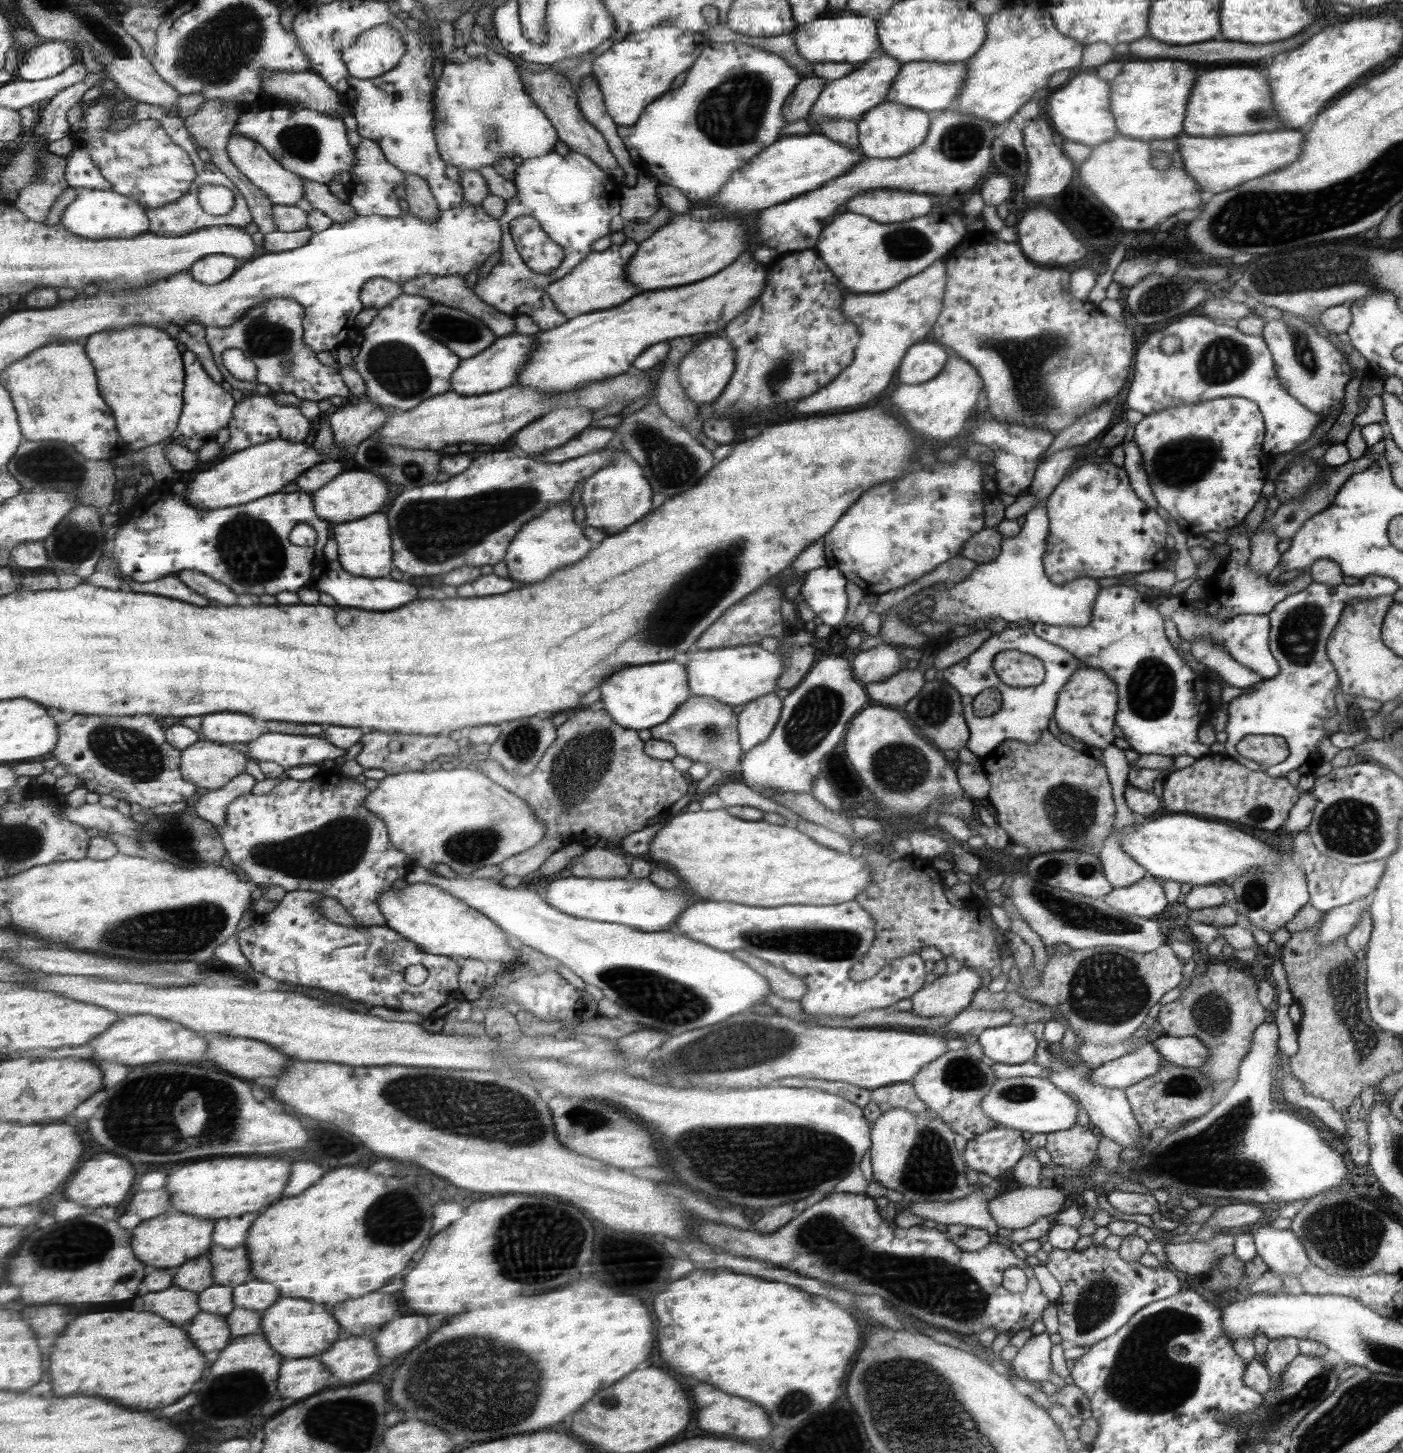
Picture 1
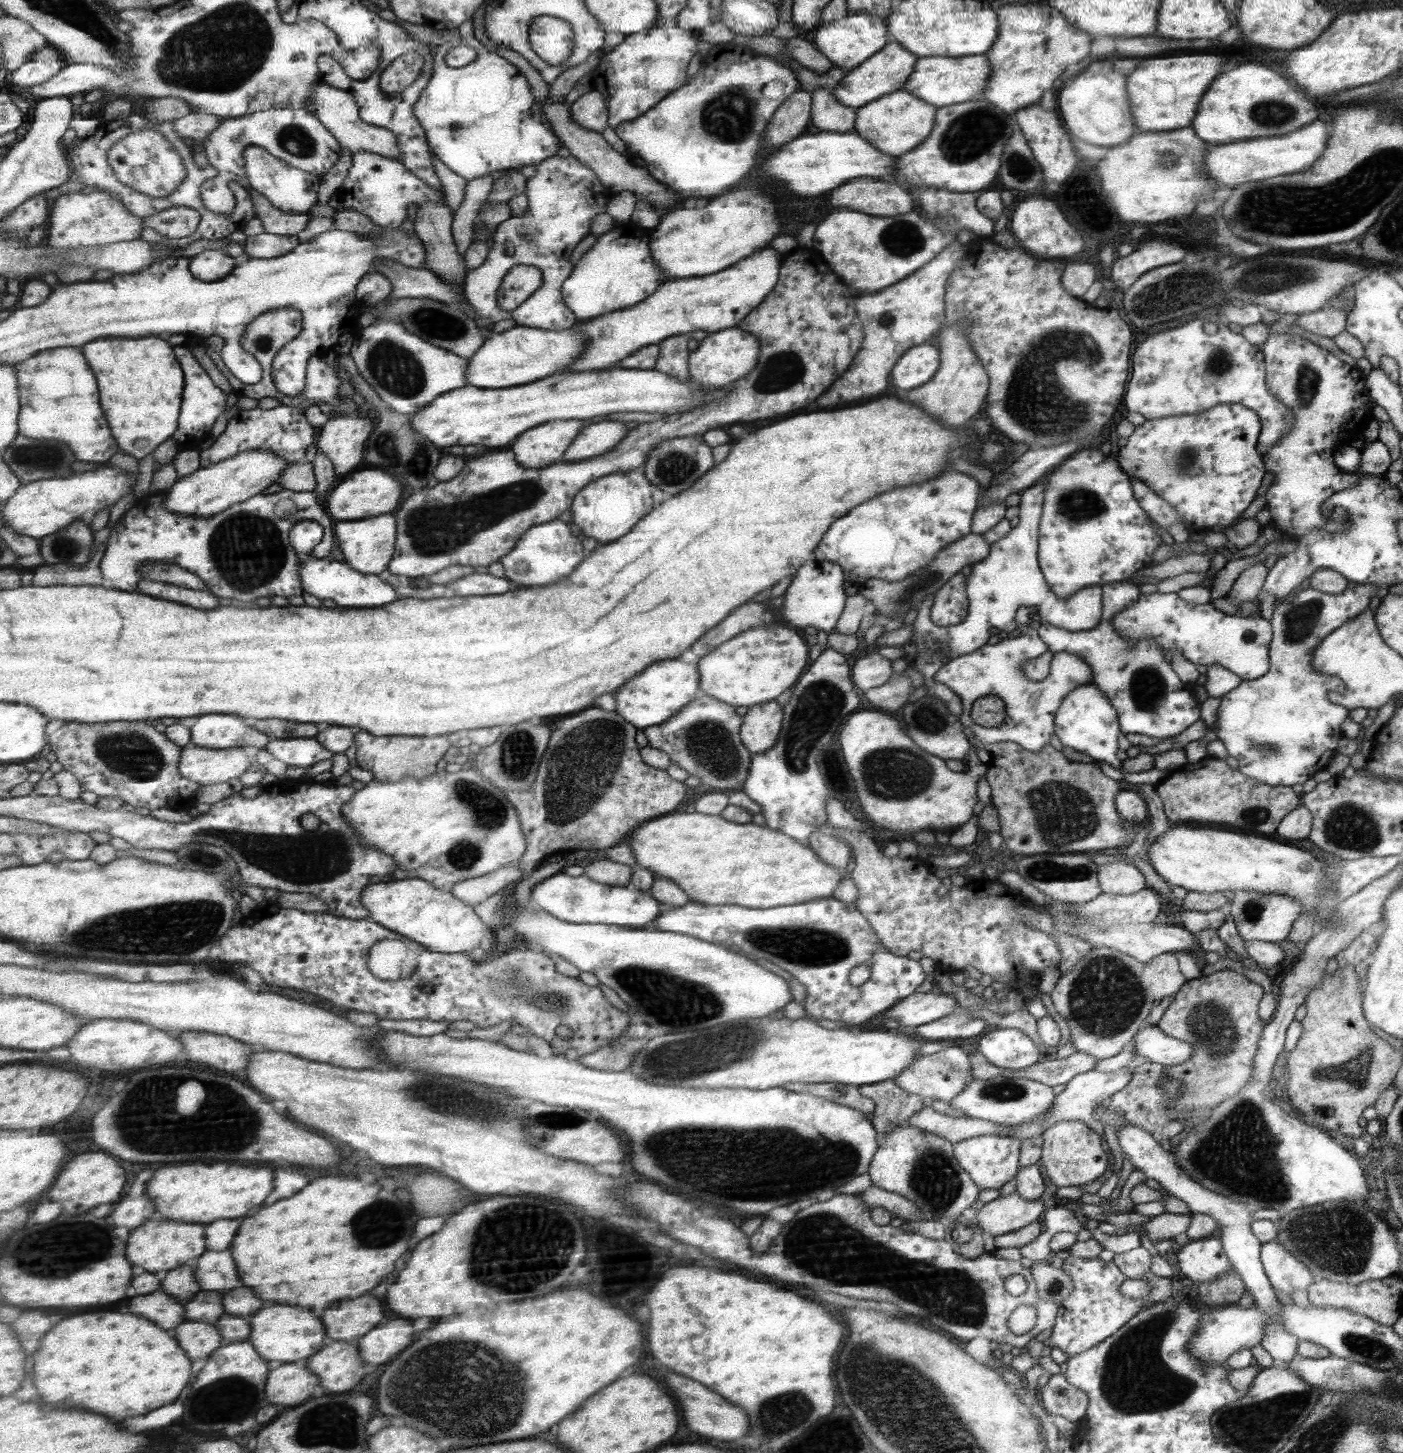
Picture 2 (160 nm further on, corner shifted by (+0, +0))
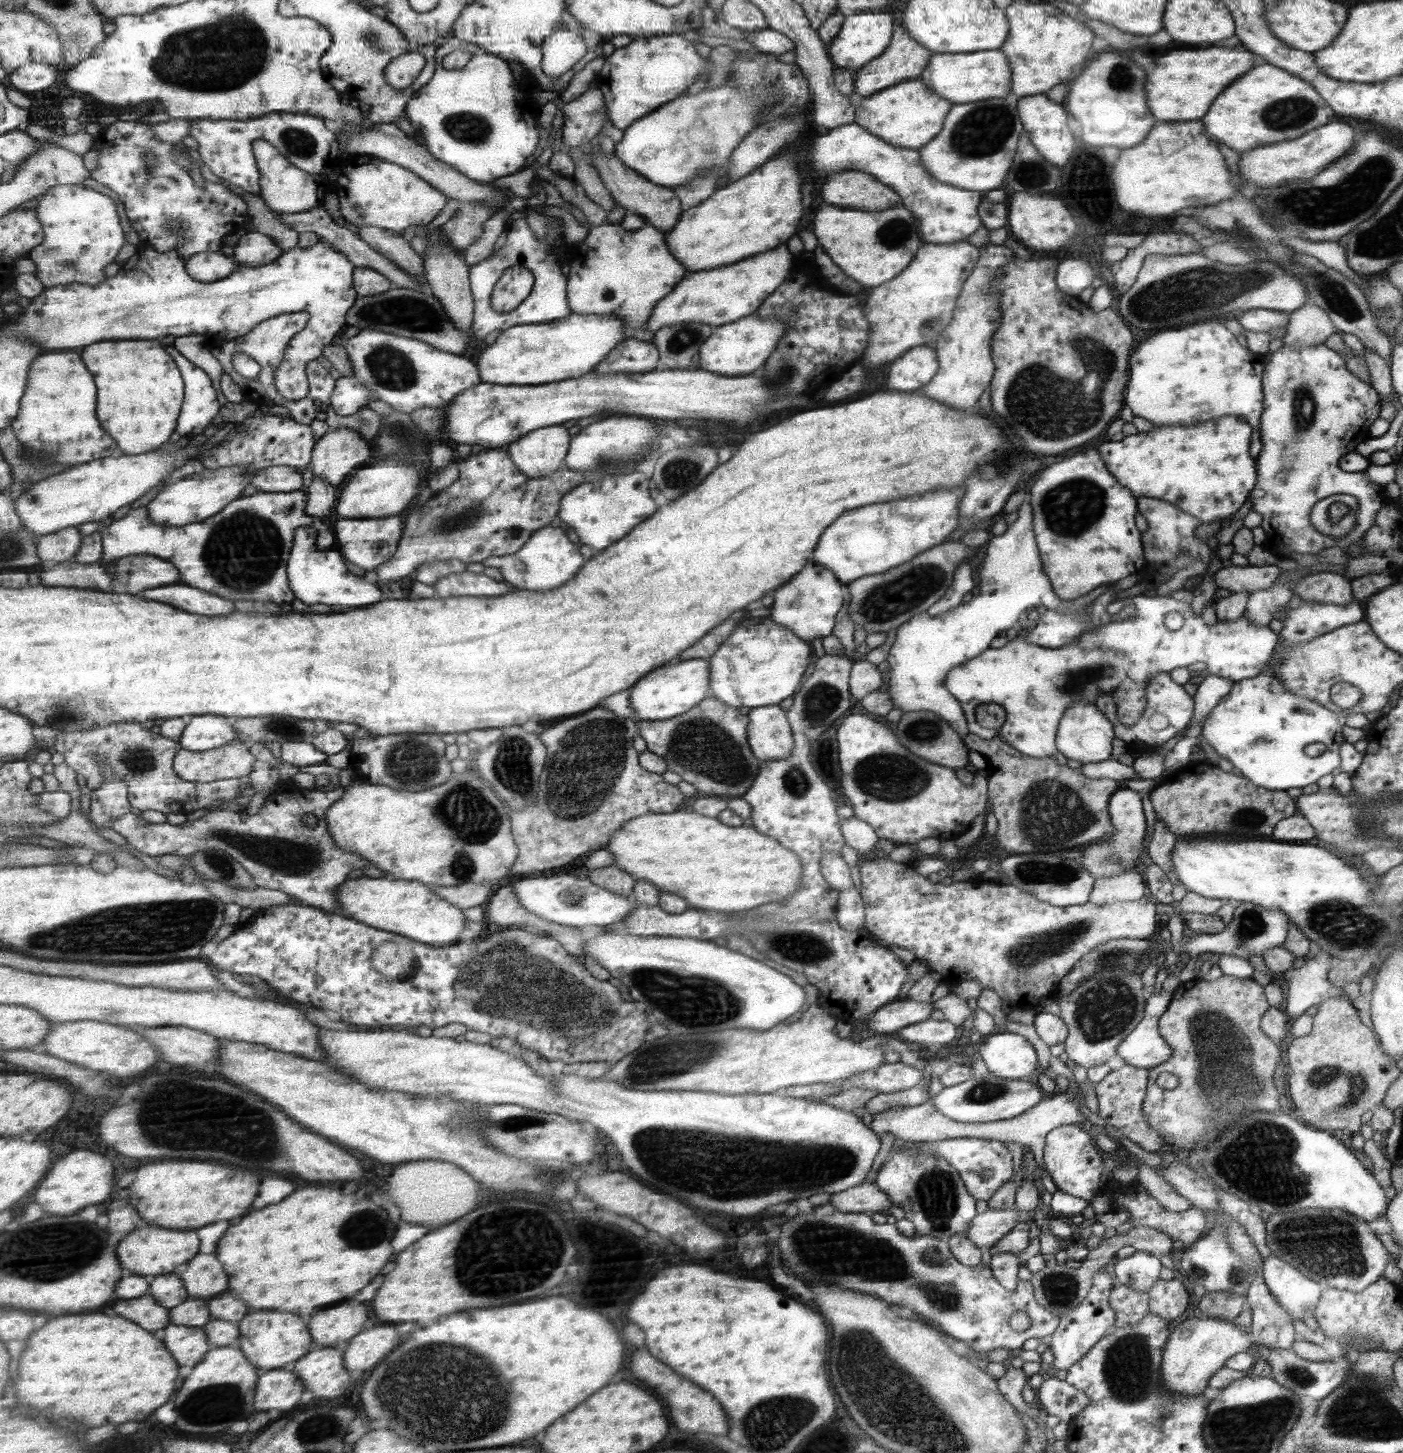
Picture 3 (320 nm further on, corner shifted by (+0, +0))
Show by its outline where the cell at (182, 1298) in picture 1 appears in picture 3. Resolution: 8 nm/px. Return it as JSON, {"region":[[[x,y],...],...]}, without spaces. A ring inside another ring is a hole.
{"region":[[[143,1296],[143,1298],[133,1298],[133,1300],[119,1300],[113,1310],[119,1314],[119,1316],[127,1316],[129,1320],[137,1322],[139,1326],[145,1326],[145,1330],[159,1330],[159,1328],[165,1328],[171,1318],[169,1318],[169,1310],[159,1306],[155,1302],[153,1296]]]}

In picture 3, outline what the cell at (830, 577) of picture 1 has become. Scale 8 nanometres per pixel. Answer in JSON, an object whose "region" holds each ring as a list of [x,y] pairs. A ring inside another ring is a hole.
{"region":[[[811,564],[801,570],[801,574],[795,574],[777,594],[773,594],[773,601],[768,616],[773,622],[783,627],[788,627],[793,634],[798,635],[805,642],[811,642],[814,638],[828,637],[834,629],[833,618],[837,610],[843,606],[843,594],[841,594],[841,582],[831,570],[823,566]]]}

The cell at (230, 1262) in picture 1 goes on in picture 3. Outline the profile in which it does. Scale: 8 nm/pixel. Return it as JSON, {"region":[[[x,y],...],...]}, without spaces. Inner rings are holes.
{"region":[[[199,1254],[197,1258],[193,1258],[181,1278],[185,1278],[185,1286],[189,1286],[191,1298],[211,1298],[227,1290],[229,1282],[225,1268],[215,1254]]]}

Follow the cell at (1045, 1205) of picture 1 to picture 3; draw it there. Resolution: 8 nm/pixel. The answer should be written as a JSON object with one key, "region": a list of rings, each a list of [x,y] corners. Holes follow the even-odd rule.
{"region":[[[987,1208],[985,1212],[978,1213],[977,1217],[972,1219],[970,1228],[965,1232],[965,1237],[971,1240],[977,1249],[992,1248],[1017,1224],[1018,1213],[1015,1208],[1009,1210]]]}

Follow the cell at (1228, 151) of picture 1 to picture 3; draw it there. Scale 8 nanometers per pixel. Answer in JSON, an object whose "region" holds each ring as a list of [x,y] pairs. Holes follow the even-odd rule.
{"region":[[[1328,122],[1301,138],[1287,142],[1277,142],[1265,146],[1258,146],[1249,152],[1241,152],[1238,160],[1238,172],[1241,178],[1253,182],[1259,188],[1273,188],[1281,186],[1283,182],[1300,179],[1311,180],[1323,169],[1327,169],[1333,161],[1344,157],[1358,138],[1358,132],[1349,124],[1343,122]]]}

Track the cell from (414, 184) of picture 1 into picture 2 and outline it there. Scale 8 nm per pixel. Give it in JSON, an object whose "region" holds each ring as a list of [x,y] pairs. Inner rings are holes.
{"region":[[[426,202],[421,206],[421,210],[418,210],[416,223],[416,234],[424,242],[426,255],[428,256],[427,270],[433,270],[433,273],[441,276],[441,279],[445,279],[445,282],[453,285],[465,286],[465,282],[468,276],[468,267],[466,261],[459,250],[457,250],[457,244],[455,244],[455,238],[453,238],[453,220],[455,220],[454,212],[442,202]]]}

